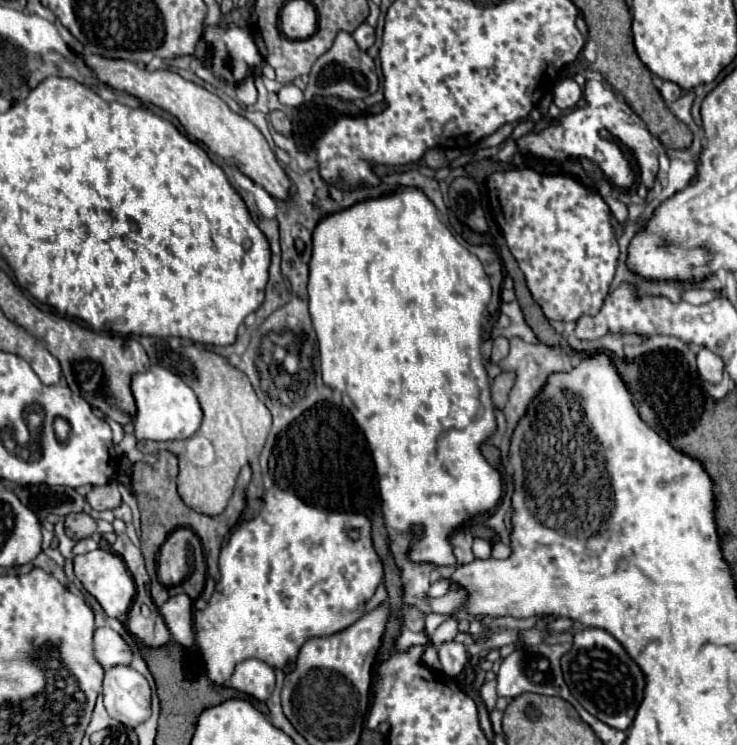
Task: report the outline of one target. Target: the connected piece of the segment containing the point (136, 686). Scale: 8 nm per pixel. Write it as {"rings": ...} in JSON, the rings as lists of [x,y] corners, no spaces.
{"rings":[[[112,667],[104,675],[104,705],[110,717],[126,727],[136,727],[150,717],[152,689],[146,677],[132,667]]]}

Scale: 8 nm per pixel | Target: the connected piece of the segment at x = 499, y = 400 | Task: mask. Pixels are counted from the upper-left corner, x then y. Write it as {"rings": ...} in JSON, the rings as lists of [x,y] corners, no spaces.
{"rings":[[[500,373],[494,383],[492,383],[492,401],[496,409],[504,409],[508,403],[508,393],[514,385],[514,375],[512,373]]]}

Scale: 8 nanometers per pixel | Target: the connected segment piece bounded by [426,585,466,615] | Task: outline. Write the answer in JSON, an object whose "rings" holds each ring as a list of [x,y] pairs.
{"rings":[[[452,585],[444,597],[428,597],[426,601],[434,613],[452,615],[454,611],[462,609],[462,599],[466,599],[466,595],[462,595],[462,591]]]}

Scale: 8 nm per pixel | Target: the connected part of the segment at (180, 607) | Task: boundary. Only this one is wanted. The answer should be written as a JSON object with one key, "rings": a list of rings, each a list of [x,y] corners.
{"rings":[[[186,593],[170,597],[162,607],[160,615],[164,617],[170,635],[176,643],[190,647],[194,643],[194,629],[192,629],[192,599]]]}

